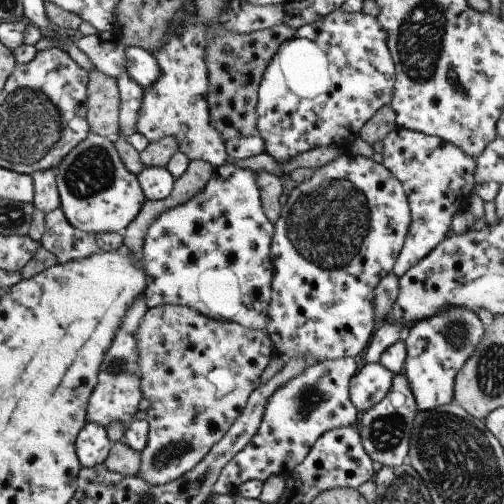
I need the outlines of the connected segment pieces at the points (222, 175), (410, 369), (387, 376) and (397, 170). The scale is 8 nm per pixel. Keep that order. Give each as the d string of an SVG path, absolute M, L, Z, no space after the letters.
M230 163L215 167L212 178L198 194L165 210L150 223L141 250L147 280L144 296L149 308L168 303L184 305L217 321L264 330L272 294L271 242L275 225L264 214L255 174Z
M452 307L424 321L417 322L404 333L407 350L404 374L414 393L418 411L427 411L455 402L454 385L458 371L482 338L485 326L472 311Z
M360 363L359 371L352 377L351 385L349 386L350 398L354 406L359 410L360 414L370 410L380 402L392 386L394 373L390 372L378 363Z
M392 129L382 141L382 164L402 183L411 208L409 231L392 270L400 278L452 232L454 214L469 208L477 162L459 146L420 131Z

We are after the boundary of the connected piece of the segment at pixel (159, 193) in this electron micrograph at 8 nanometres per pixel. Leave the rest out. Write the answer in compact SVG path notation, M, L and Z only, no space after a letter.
M144 166L137 174L137 179L148 201L165 199L172 192L175 183L175 178L166 167Z

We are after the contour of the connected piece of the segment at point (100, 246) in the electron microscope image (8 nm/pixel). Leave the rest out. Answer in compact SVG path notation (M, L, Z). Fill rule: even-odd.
M61 207L46 213L45 221L40 246L54 254L60 265L80 261L99 252L114 252L124 248L121 233L92 234L78 230L68 222Z

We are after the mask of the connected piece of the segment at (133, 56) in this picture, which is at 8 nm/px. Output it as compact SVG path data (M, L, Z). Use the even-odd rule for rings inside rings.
M125 47L127 74L142 88L150 86L159 76L160 67L154 55L142 47Z

